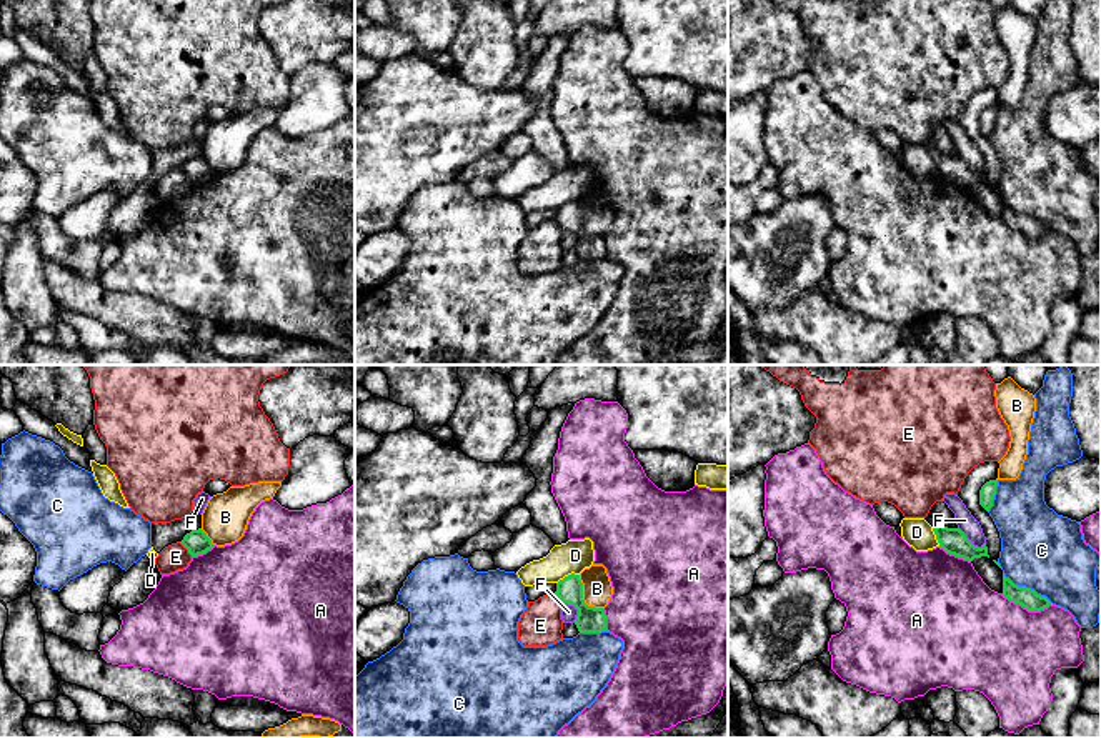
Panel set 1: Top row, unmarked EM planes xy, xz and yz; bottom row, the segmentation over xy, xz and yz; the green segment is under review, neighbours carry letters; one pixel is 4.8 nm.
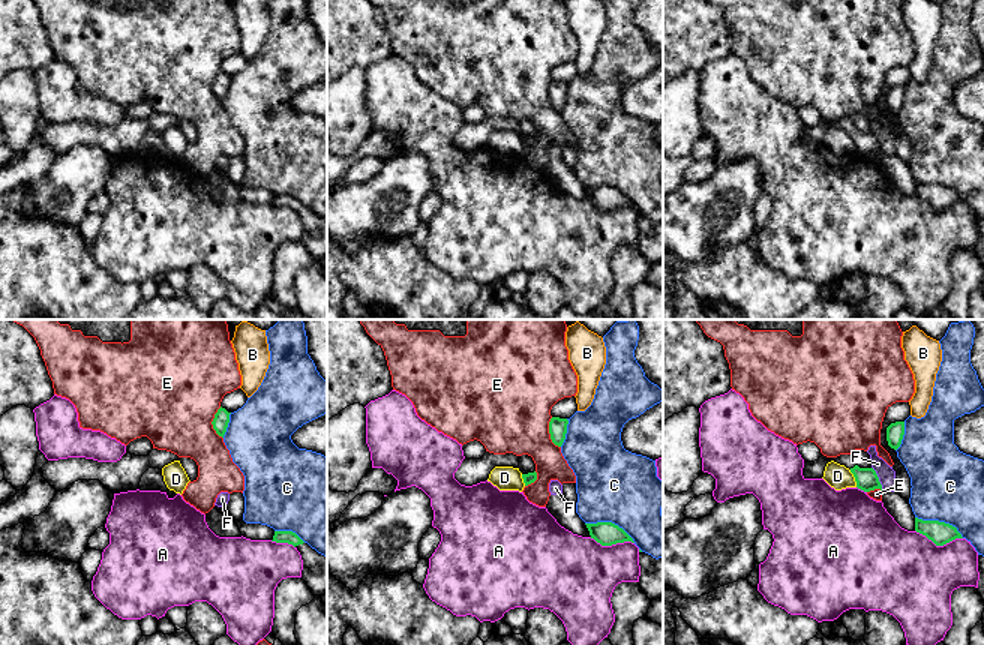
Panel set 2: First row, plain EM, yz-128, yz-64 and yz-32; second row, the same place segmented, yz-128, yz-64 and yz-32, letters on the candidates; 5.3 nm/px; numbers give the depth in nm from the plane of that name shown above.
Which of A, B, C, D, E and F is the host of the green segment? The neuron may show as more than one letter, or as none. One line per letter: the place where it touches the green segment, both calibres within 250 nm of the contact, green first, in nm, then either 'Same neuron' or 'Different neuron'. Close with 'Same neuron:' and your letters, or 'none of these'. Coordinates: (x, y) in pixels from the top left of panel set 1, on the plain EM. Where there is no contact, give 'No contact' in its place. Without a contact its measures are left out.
A: Touches green at yz (1026, 235). Thickness 100 nm (green) against 460 nm. Different neuron
B: Touches green at xz (582, 224). Thickness 130 nm (green) against 140 nm. Different neuron
C: Touches green at yz (1028, 215). Thickness 100 nm (green) against 380 nm. Different neuron
D: Touches green at xz (568, 202). Thickness 130 nm (green) against 160 nm. Different neuron
E: Touches green at xy (185, 174). Thickness 120 nm (green) against 130 nm. Different neuron
F: Touches green at yz (970, 169). Thickness 120 nm (green) against 90 nm. Different neuron
Same neuron: none of these

